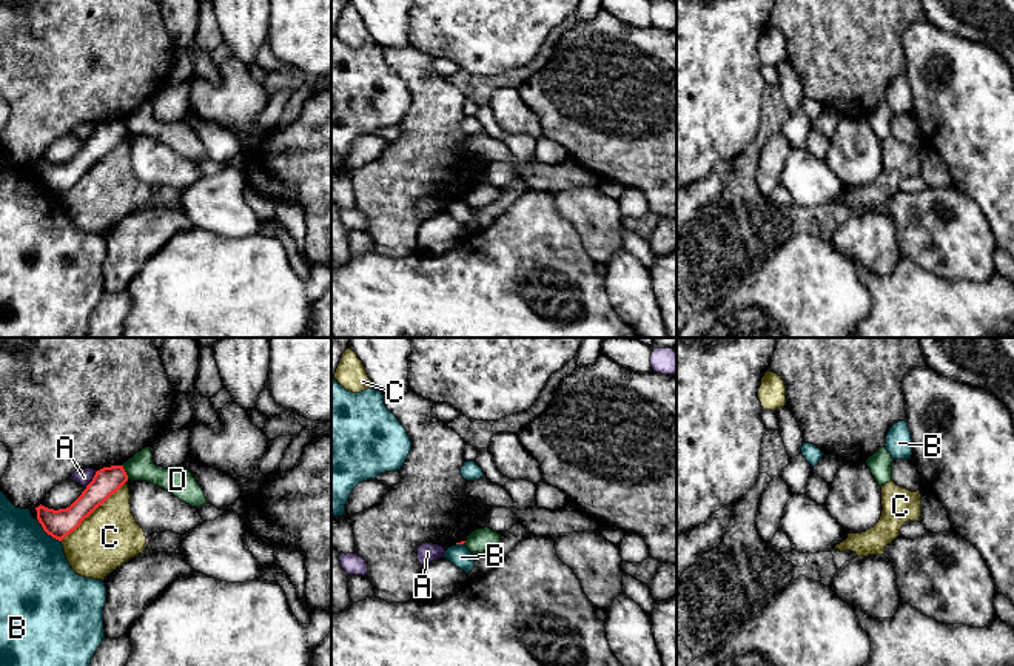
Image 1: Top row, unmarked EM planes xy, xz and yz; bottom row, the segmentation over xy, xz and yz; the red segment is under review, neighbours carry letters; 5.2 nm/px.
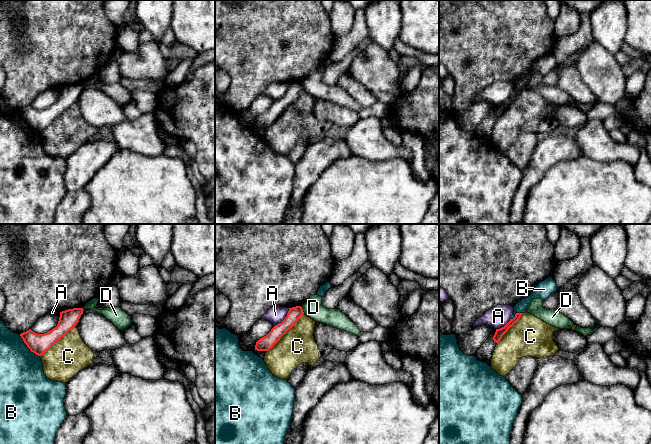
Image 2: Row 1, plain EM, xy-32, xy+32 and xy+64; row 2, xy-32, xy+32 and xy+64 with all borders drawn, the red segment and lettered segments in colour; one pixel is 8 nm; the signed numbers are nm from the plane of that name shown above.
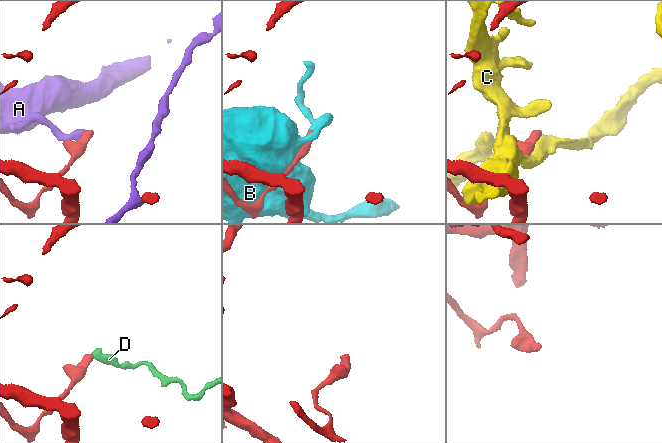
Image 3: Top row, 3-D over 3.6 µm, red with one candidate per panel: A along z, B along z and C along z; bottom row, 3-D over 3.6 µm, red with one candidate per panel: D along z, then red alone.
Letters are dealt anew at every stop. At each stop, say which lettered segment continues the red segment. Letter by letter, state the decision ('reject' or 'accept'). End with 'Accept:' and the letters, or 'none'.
A: reject
B: reject
C: reject
D: reject
Accept: none

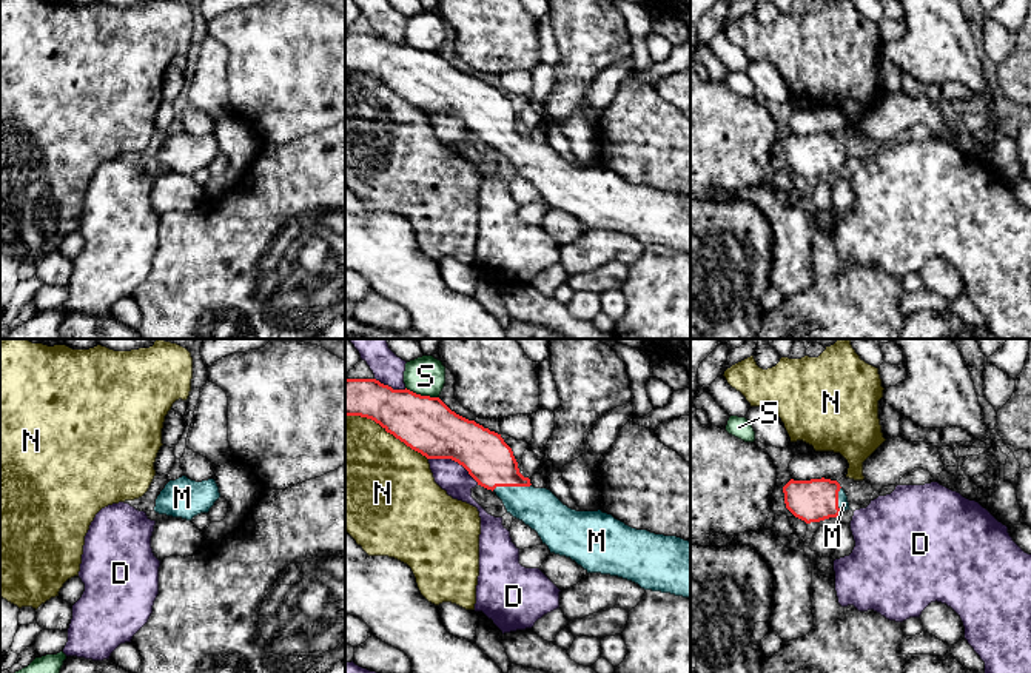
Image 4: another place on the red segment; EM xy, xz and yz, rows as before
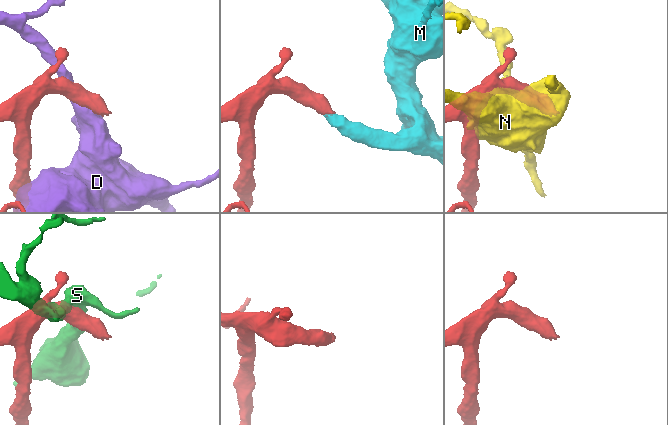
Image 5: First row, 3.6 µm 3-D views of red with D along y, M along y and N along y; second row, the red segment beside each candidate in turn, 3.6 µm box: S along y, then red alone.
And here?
D: reject
M: accept
N: reject
S: reject
Accept: M

